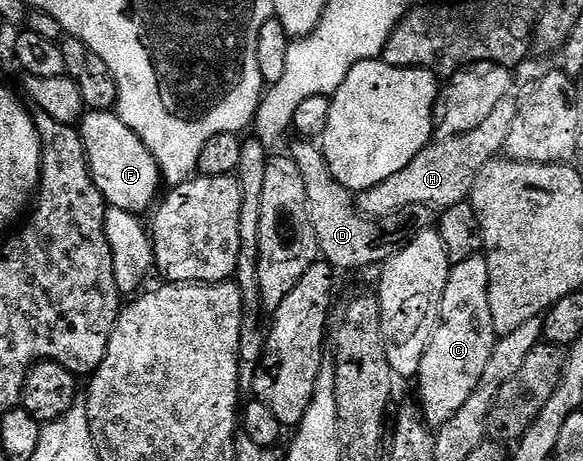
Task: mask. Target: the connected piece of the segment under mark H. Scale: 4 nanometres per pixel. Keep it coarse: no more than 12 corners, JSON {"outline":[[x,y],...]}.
{"outline":[[519,98],[467,133],[431,140],[357,194],[363,217],[467,200],[505,150]]}

